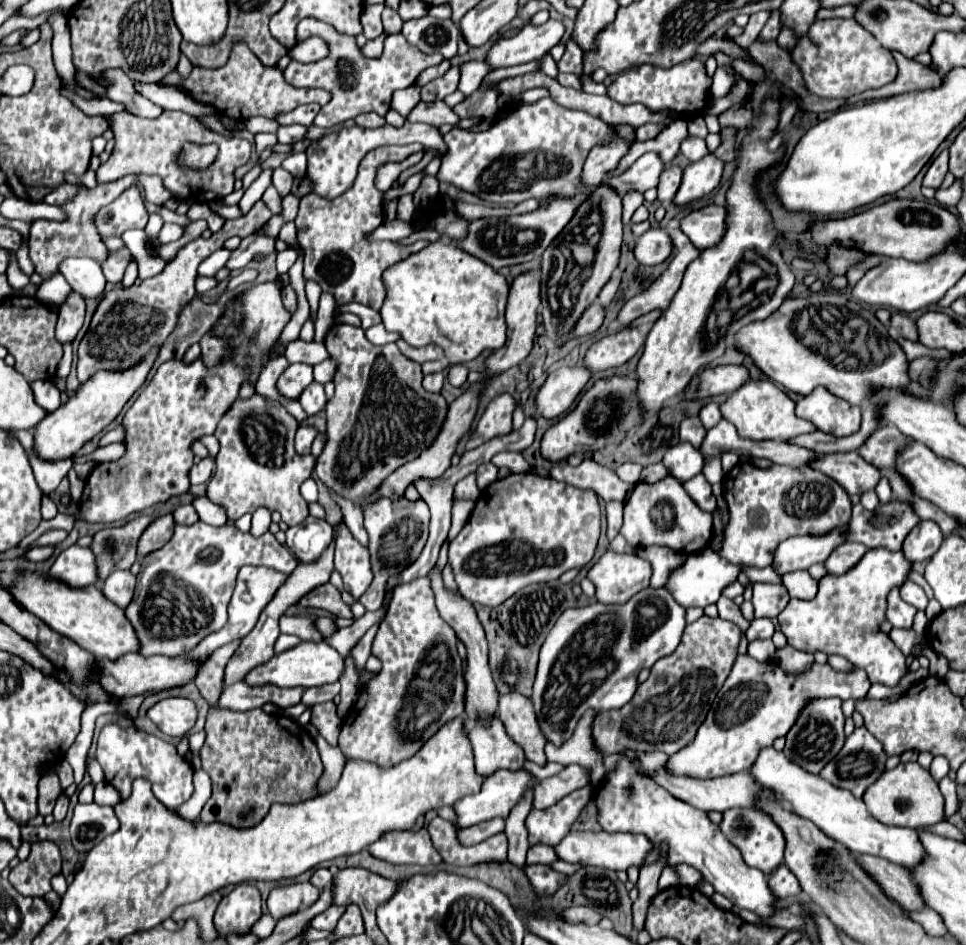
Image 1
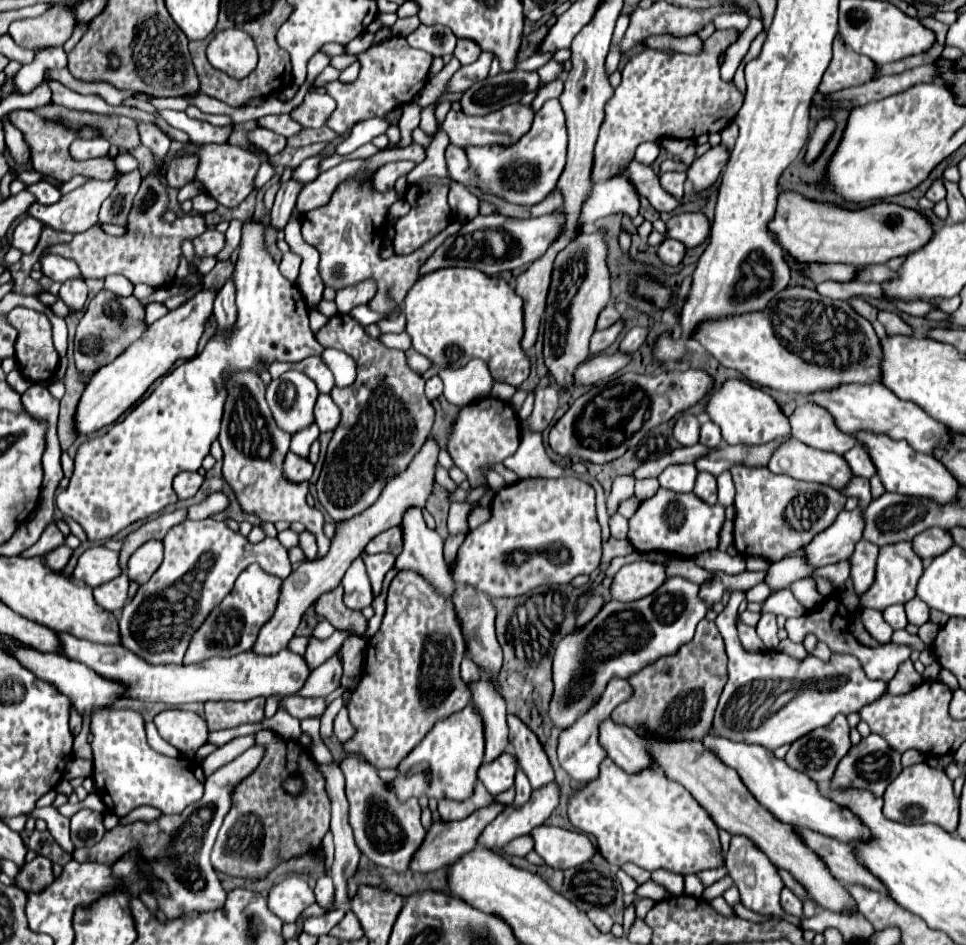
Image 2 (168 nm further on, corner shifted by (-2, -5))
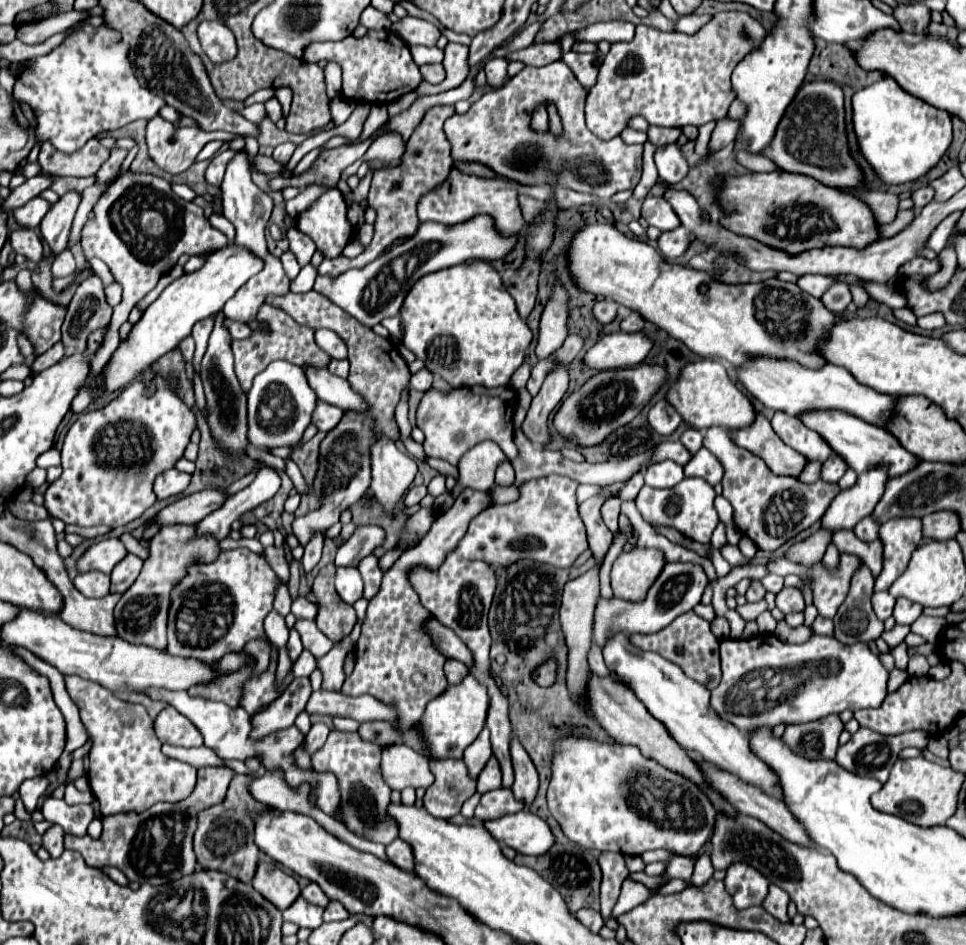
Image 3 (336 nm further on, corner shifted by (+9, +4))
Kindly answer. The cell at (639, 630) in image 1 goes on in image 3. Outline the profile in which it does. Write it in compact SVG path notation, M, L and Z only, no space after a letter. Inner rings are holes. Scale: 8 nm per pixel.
M667 563L657 583L647 593L647 599L641 603L625 603L621 599L599 599L595 609L595 623L593 623L593 641L603 647L609 635L625 631L627 635L633 633L655 633L667 627L679 615L691 611L699 601L707 587L709 579L701 565L697 563Z

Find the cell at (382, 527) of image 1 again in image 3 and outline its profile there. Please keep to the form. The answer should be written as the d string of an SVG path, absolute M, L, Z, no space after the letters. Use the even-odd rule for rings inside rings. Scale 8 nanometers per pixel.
M377 525L359 527L349 541L345 541L337 551L337 567L357 567L363 557L367 557L381 541L385 533Z

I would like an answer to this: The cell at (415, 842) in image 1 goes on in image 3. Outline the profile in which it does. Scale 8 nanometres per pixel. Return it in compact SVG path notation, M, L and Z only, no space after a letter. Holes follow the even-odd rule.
M333 729L325 745L311 753L311 763L315 771L331 771L341 781L341 815L345 815L345 825L351 831L369 831L369 841L391 843L397 837L397 827L389 823L385 827L385 807L391 801L391 787L381 775L381 747L361 739L359 733L343 733Z

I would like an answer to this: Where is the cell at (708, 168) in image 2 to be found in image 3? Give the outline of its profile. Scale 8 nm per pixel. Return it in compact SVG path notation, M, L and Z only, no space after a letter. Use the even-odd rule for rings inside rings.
M733 119L717 121L717 127L715 127L713 137L711 137L711 149L717 151L725 145L731 145L737 139L739 131L741 131L741 119L737 119L737 121L733 121Z

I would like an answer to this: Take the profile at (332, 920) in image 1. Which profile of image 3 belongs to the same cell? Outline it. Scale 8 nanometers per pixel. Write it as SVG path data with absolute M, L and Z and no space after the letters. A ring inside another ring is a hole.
M297 897L293 901L293 905L283 911L283 919L291 921L291 923L295 923L299 927L317 929L323 923L323 909L321 907L313 907L303 897Z

